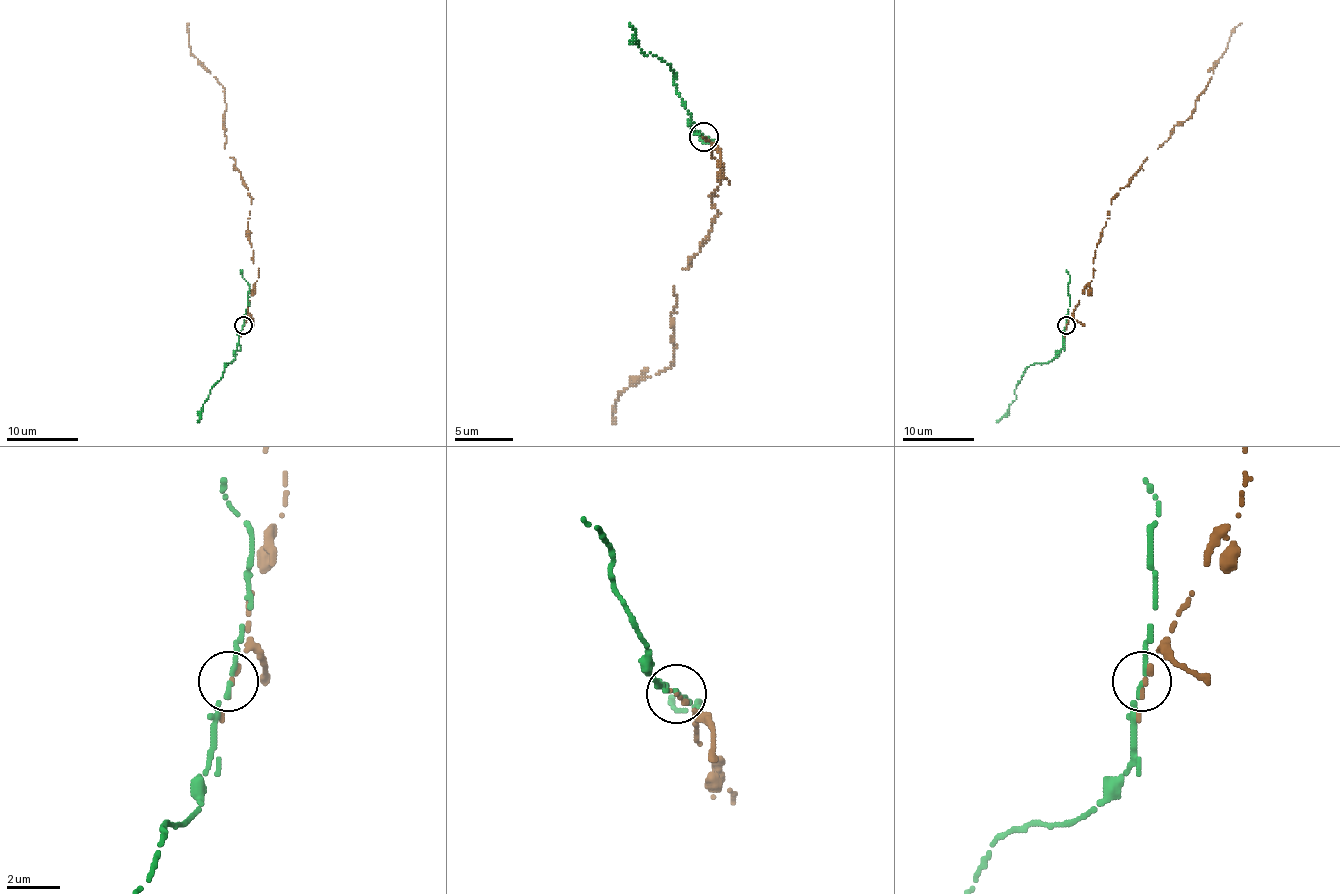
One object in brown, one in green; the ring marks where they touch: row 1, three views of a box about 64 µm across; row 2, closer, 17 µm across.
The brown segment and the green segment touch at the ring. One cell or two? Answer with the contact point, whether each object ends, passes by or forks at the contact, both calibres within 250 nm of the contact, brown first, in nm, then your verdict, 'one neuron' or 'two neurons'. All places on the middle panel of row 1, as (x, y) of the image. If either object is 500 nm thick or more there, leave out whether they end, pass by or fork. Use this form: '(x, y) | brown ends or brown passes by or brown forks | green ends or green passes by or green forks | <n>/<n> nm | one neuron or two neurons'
(703, 136) | brown passes by | green passes by | 150/140 nm | one neuron

